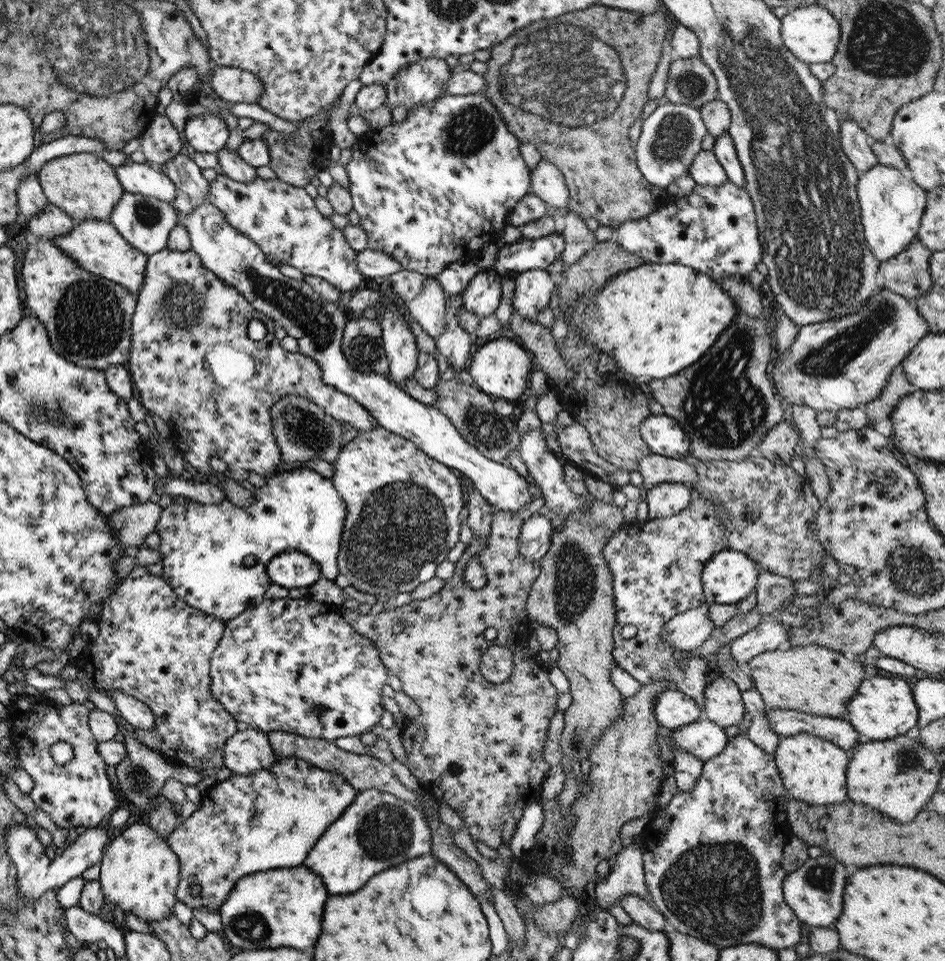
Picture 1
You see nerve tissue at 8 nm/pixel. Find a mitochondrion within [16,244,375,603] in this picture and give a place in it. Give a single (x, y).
(88, 320)

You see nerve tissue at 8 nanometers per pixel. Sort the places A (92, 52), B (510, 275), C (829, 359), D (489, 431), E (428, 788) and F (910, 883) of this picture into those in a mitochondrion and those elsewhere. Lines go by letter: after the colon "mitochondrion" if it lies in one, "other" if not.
A: mitochondrion
B: other
C: mitochondrion
D: mitochondrion
E: other
F: other

